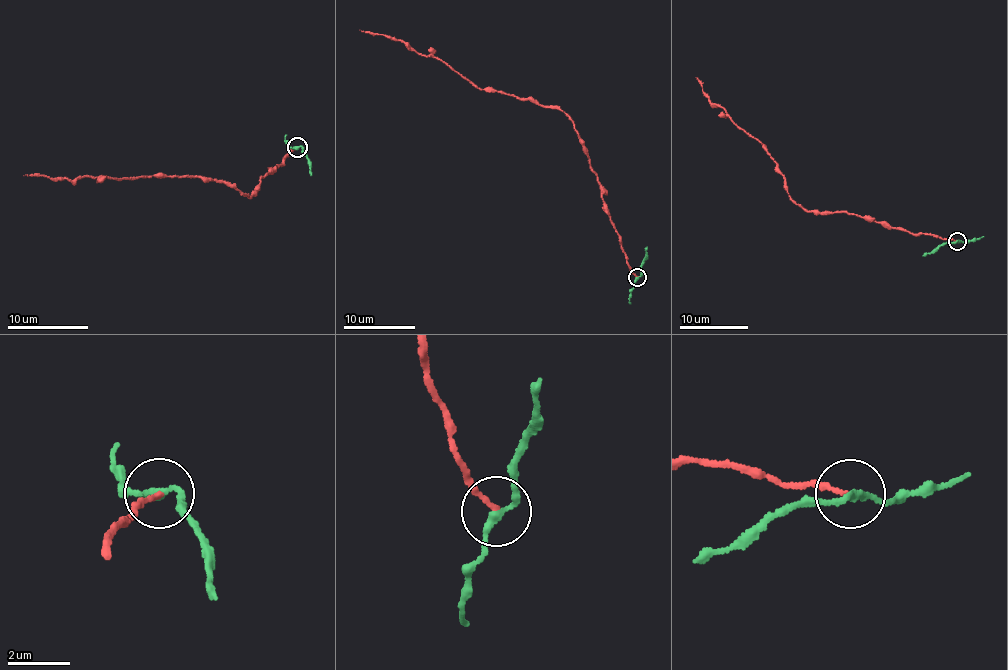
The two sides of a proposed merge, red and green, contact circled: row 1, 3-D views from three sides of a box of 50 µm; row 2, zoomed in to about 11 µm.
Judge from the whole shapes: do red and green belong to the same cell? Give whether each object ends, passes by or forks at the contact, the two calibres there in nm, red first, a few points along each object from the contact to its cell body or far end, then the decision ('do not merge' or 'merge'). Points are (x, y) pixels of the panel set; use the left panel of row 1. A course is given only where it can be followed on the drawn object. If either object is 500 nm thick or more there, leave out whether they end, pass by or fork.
red ends; green passes by; calibres 170 and 240 nm; course red (297, 148), (287, 154), (285, 164), (260, 180), (257, 192), (250, 197), (199, 177), (23, 176); course green (297, 148), (302, 148), (312, 174); do not merge

